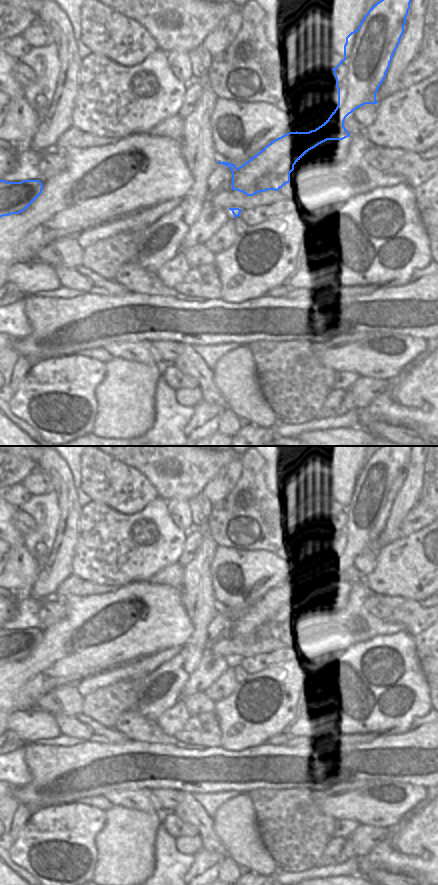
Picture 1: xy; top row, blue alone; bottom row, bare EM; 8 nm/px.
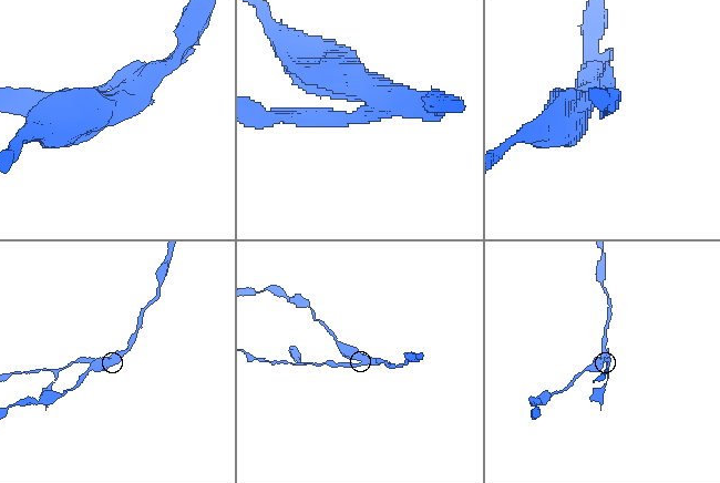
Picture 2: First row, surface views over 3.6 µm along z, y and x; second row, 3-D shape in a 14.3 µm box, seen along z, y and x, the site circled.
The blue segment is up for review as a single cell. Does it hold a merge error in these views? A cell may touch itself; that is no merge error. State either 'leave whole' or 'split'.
split

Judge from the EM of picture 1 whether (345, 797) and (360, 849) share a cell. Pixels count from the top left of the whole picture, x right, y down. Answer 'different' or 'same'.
different

